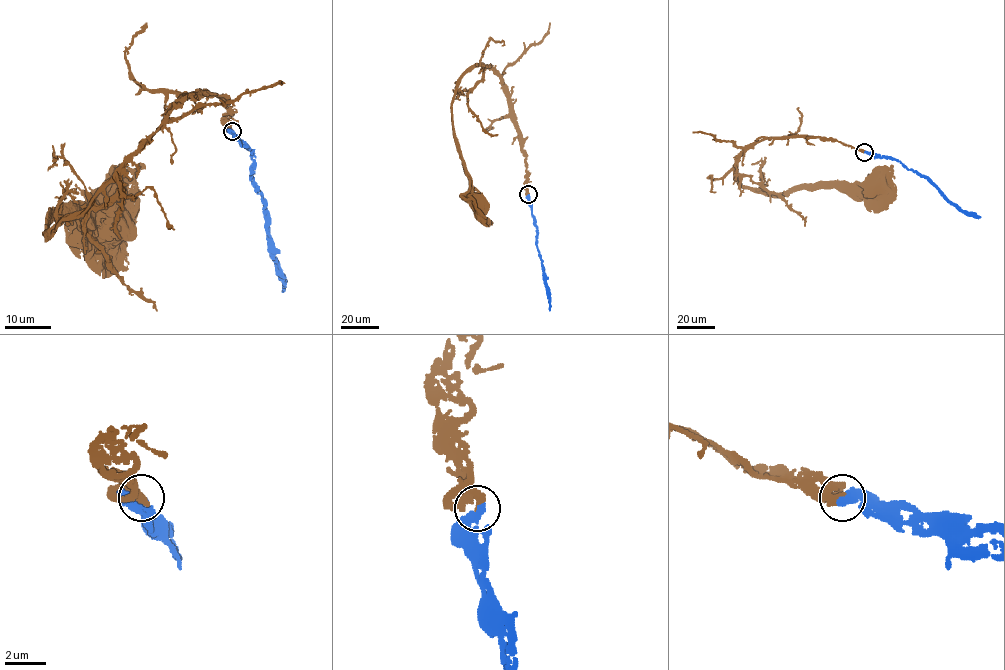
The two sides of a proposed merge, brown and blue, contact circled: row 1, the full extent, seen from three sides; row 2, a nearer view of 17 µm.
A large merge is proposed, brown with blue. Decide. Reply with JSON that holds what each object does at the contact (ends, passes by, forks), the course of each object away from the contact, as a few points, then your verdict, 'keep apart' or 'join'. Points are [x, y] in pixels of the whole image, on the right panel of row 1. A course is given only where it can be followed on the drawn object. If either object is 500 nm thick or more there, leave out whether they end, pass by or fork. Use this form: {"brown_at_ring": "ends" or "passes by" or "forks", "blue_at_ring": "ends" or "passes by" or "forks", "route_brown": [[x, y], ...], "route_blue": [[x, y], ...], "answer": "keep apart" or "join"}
{"brown_at_ring": "ends", "blue_at_ring": "ends", "route_brown": [[865, 152], [819, 137], [763, 138], [739, 157], [735, 177], [773, 193], [877, 186]], "route_blue": [[865, 152], [899, 161], [909, 169], [924, 175], [961, 210], [981, 217]], "answer": "join"}

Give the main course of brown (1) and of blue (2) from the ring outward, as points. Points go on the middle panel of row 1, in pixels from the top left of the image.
1: (528, 195), (525, 154), (507, 86), (492, 69), (474, 65), (458, 79), (451, 115), (457, 145), (476, 207)
2: (528, 195), (549, 311)

